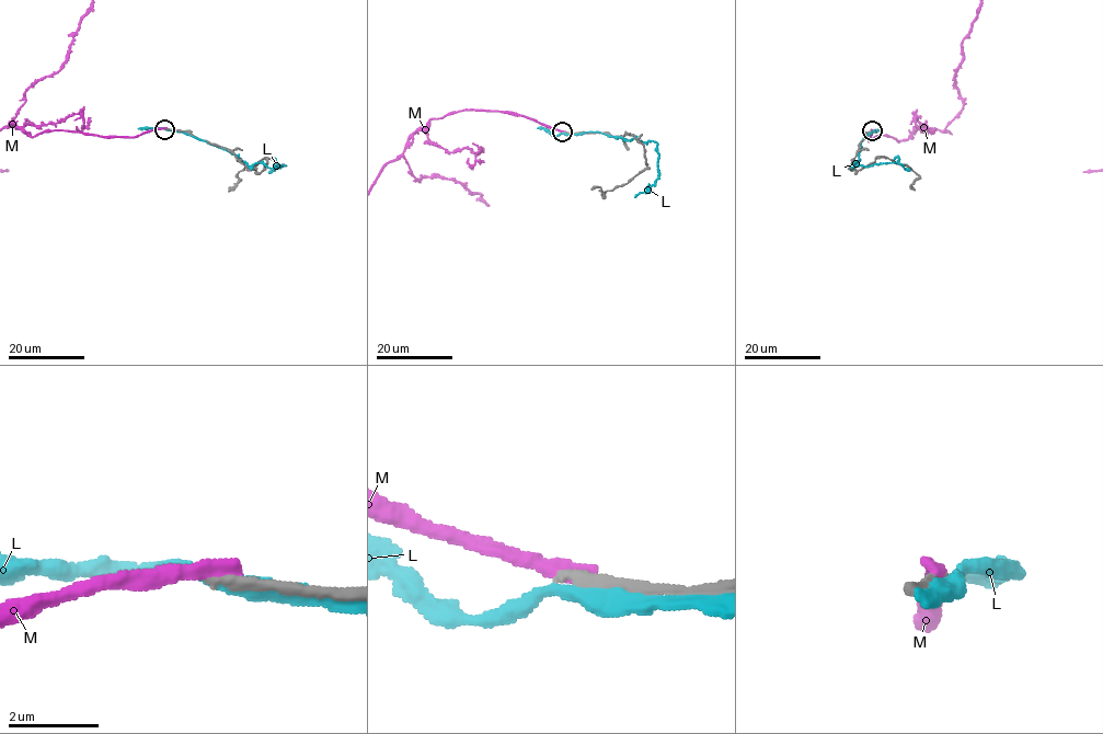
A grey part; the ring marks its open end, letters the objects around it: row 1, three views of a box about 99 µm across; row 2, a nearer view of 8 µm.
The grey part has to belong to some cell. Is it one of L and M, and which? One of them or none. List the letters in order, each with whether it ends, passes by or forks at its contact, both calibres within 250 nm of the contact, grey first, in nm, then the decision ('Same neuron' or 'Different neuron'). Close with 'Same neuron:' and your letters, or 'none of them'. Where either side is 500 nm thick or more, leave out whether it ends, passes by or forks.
L: It passes by. Thickness 200 nm (grey) against 360 nm. Different neuron
M: It ends there. Thickness 240 nm (grey) against 360 nm. Different neuron
Same neuron: none of them

